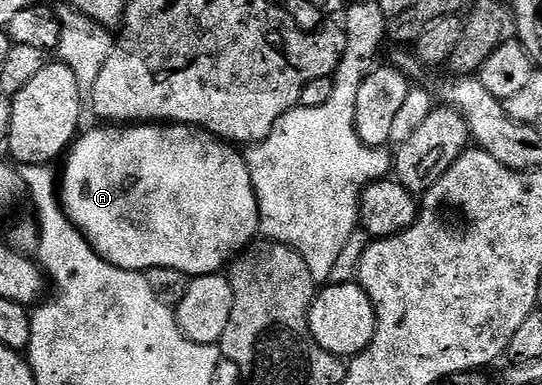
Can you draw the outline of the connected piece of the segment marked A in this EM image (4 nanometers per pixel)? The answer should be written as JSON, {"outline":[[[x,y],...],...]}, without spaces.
{"outline":[[[152,122],[141,125],[98,126],[93,129],[83,130],[69,148],[64,159],[66,172],[63,170],[60,175],[60,198],[62,206],[66,209],[66,216],[76,224],[79,231],[89,241],[91,247],[107,263],[111,263],[114,267],[119,267],[125,271],[145,273],[151,271],[154,267],[167,267],[168,269],[180,269],[180,273],[184,273],[187,277],[213,275],[221,272],[235,256],[245,251],[247,247],[255,242],[260,231],[258,202],[256,201],[250,170],[243,152],[237,146],[219,139],[218,136],[210,134],[209,131],[203,131],[200,127],[191,127],[189,125],[159,125],[157,122]]]}

